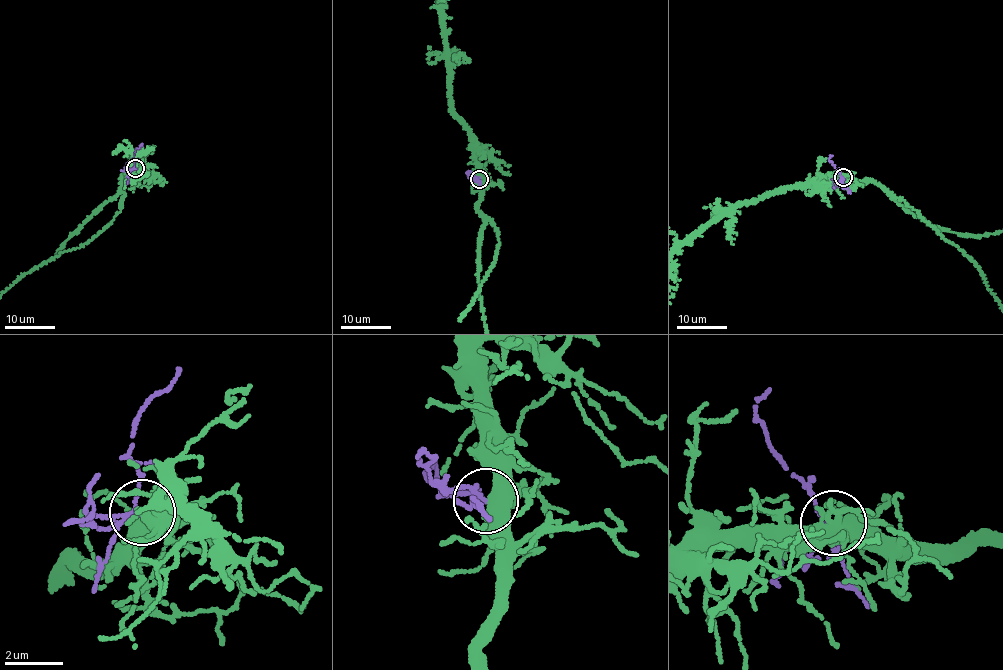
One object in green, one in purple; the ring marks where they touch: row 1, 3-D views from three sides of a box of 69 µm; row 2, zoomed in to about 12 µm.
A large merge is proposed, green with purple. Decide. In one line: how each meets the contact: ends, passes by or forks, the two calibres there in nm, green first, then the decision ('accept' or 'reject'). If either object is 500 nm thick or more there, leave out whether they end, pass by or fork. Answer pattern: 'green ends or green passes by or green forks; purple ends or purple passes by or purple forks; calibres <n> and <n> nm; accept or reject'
green forks; purple forks; calibres 480 and 130 nm; accept

